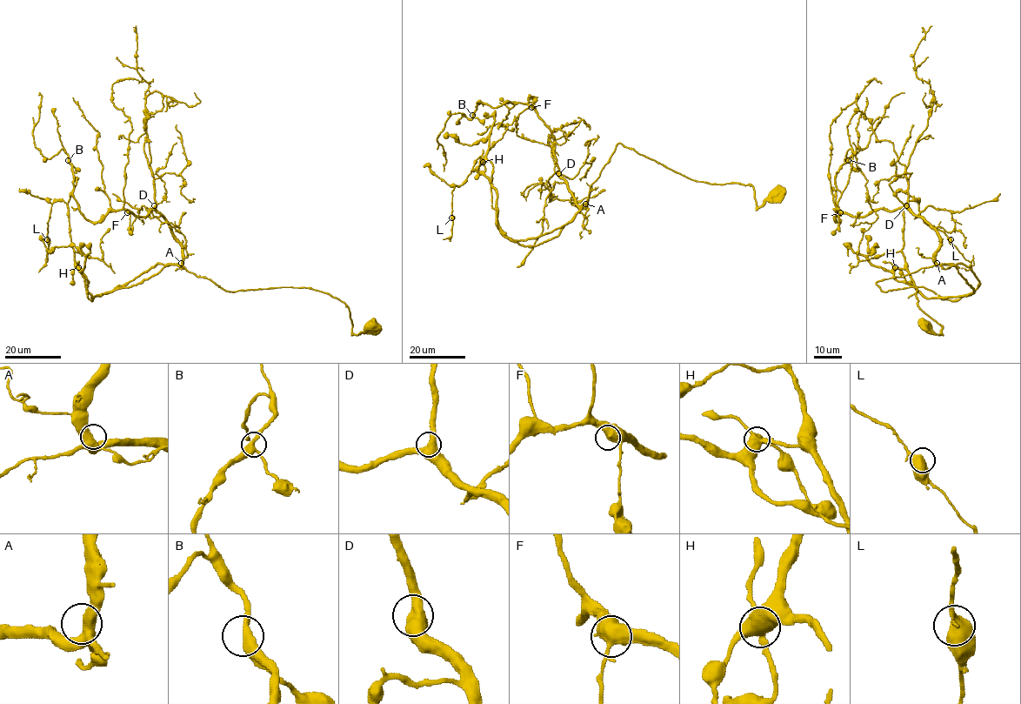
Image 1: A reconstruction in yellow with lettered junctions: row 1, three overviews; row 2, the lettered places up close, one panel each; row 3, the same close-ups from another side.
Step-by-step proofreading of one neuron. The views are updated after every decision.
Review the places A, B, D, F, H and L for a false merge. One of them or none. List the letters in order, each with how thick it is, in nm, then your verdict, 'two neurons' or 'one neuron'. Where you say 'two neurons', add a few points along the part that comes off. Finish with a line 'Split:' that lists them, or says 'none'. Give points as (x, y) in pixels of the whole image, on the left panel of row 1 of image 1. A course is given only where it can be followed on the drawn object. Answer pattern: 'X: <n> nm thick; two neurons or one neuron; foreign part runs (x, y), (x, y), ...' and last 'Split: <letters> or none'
A: 440 nm thick; one neuron
B: 360 nm thick; one neuron
D: 480 nm thick; one neuron
F: 550 nm thick; one neuron
H: 500 nm thick; one neuron
L: 480 nm thick; one neuron
Split: none

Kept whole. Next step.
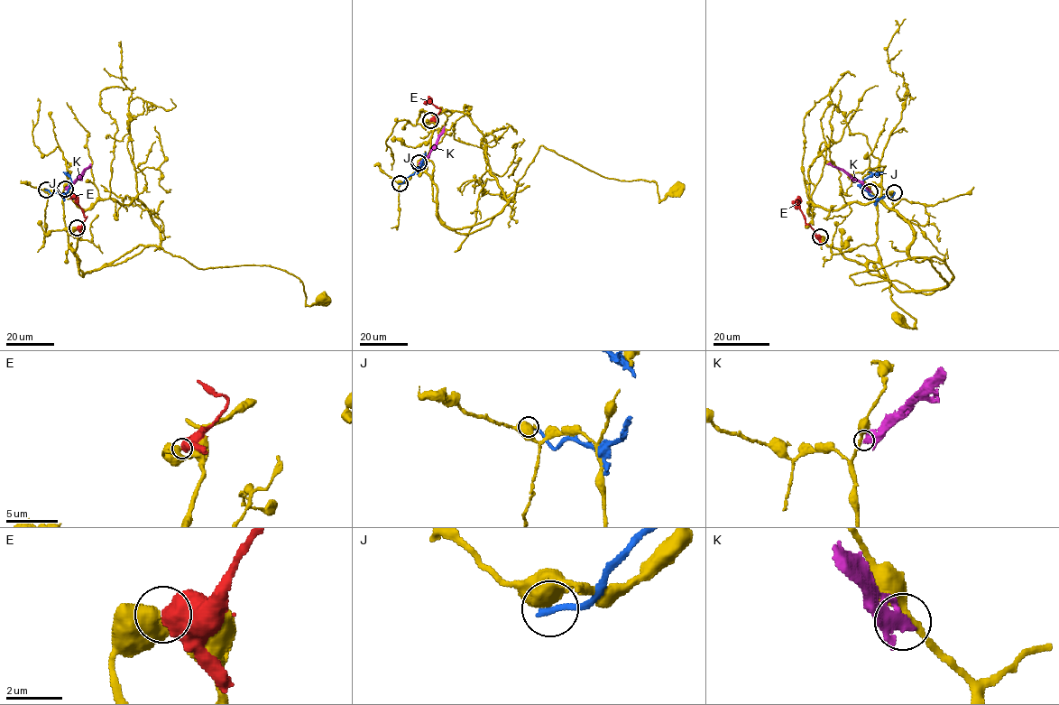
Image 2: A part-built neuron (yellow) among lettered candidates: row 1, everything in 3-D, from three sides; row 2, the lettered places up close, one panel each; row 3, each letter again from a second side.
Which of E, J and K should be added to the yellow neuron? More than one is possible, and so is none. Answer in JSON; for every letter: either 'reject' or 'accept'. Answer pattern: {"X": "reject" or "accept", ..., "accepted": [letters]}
{"E": "reject", "J": "reject", "K": "reject", "accepted": []}

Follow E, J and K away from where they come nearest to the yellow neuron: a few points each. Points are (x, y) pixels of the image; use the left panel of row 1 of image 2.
E: (77, 227), (87, 217), (70, 192)
J: (46, 190), (52, 194), (67, 192), (71, 179), (62, 172)
K: (64, 189), (89, 165)

